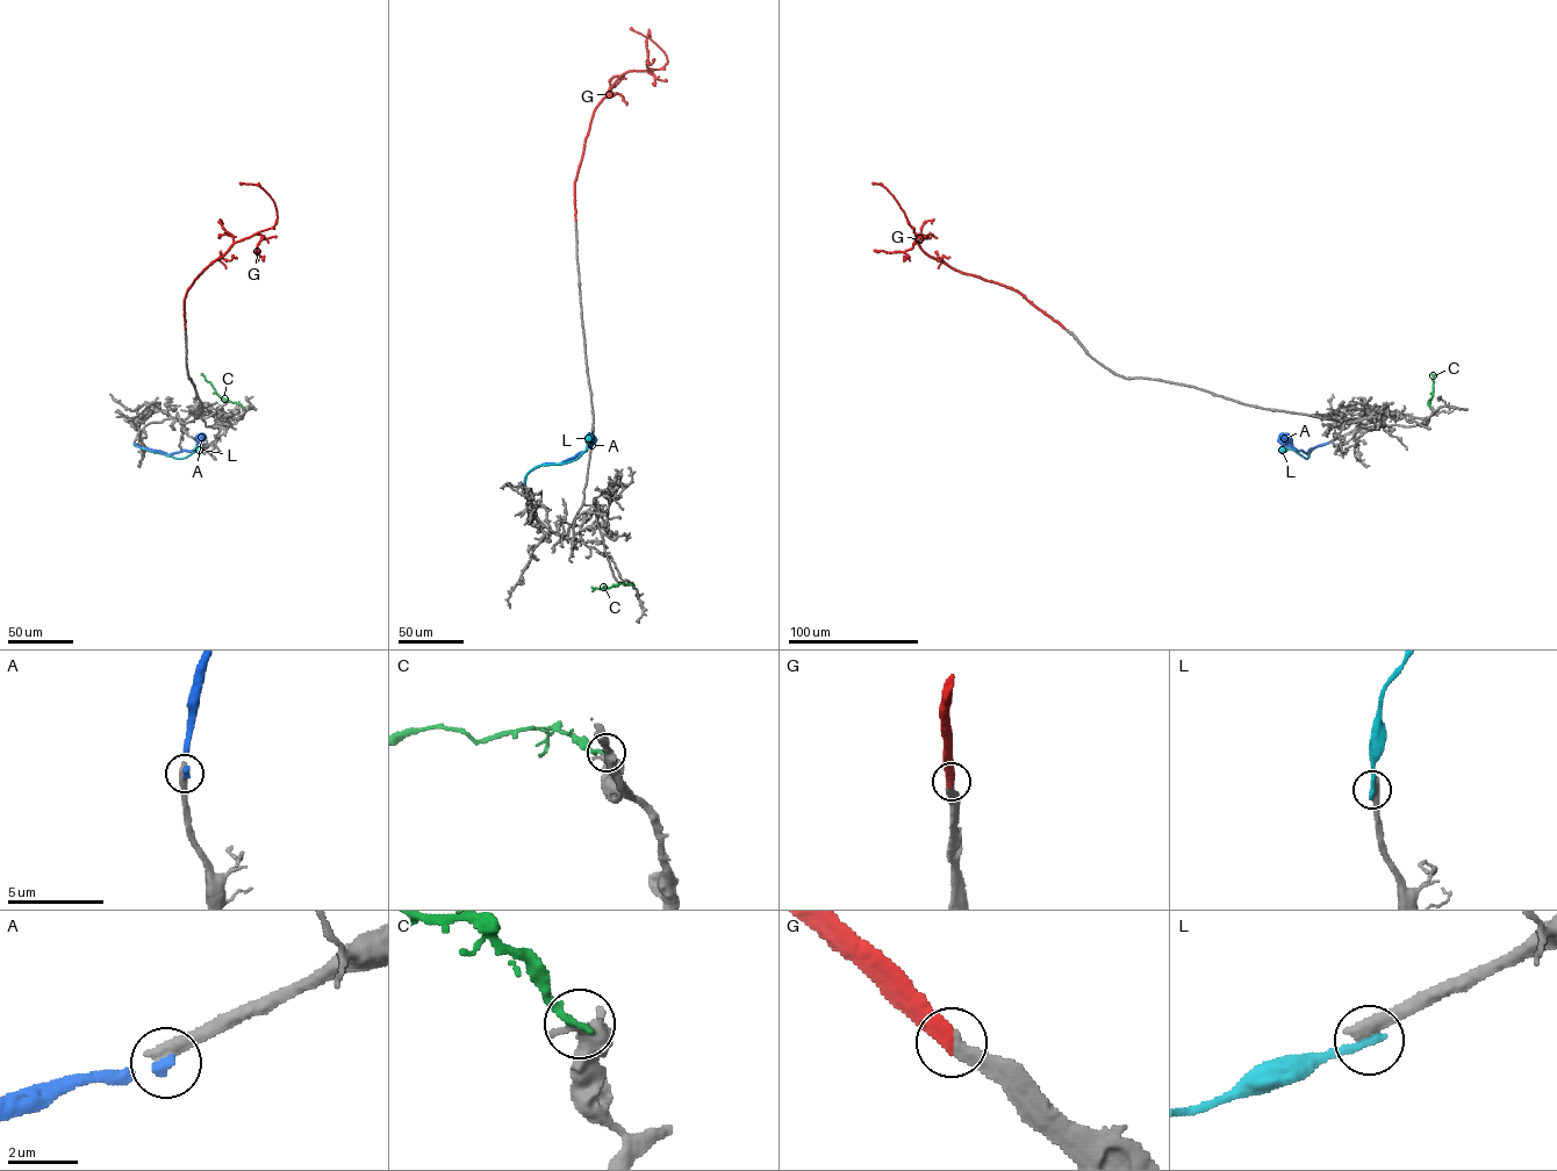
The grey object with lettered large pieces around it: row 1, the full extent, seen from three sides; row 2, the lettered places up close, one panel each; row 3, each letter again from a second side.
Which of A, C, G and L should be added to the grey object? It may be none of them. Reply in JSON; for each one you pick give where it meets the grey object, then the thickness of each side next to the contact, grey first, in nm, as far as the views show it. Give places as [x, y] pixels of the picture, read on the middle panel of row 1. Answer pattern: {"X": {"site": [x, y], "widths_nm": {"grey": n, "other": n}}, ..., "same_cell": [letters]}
{"G": {"site": [575, 220], "widths_nm": {"grey": 420, "other": 480}}, "same_cell": ["G"]}

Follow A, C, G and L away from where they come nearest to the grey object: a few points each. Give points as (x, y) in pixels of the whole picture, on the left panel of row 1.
A: (134, 443), (170, 454), (193, 450), (201, 439)
C: (243, 407), (221, 397), (201, 373)
G: (185, 329), (184, 299), (194, 280), (235, 242), (275, 223), (277, 212), (271, 196), (259, 185), (239, 182)
L: (134, 443), (177, 458), (186, 457), (196, 448)

